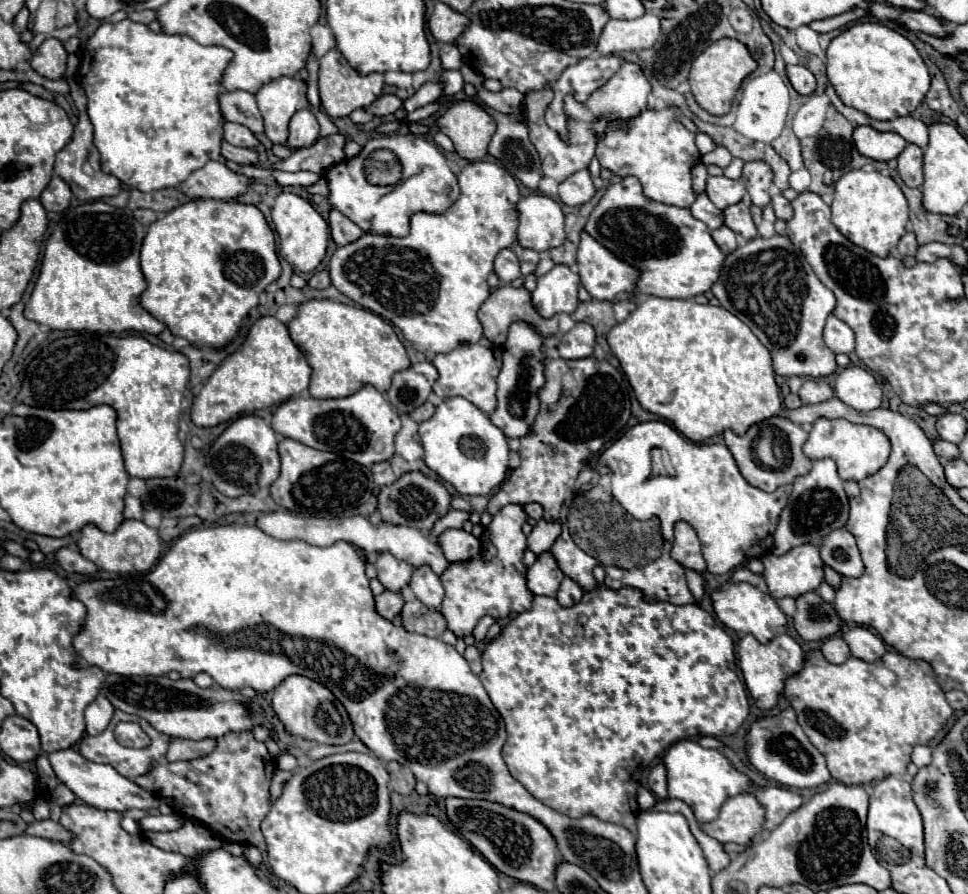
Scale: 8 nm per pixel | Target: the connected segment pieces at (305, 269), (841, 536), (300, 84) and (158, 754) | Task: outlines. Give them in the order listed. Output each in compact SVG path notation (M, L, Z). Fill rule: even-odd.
M279 193L273 205L273 223L279 233L279 253L283 259L291 263L291 267L299 273L311 273L327 253L329 243L329 225L317 213L311 201L295 195L295 193Z
M845 527L829 533L823 539L821 557L823 557L825 565L833 567L835 571L839 571L845 577L859 577L865 571L855 537Z
M279 77L265 83L257 91L257 105L265 119L265 135L271 143L285 145L289 131L289 119L303 107L309 107L305 97L307 83L295 77Z
M115 711L115 715L113 715L109 727L107 727L101 735L97 735L97 737L83 737L83 739L79 741L79 753L81 753L85 759L93 761L93 763L109 763L109 765L113 765L121 775L125 775L127 779L135 779L135 777L139 777L139 775L145 775L155 763L159 763L159 761L165 757L169 743L171 743L171 737L165 735L165 733L159 733L149 721L145 721L145 719L137 717L137 715L129 715L129 713L123 713L123 711ZM119 721L135 721L135 723L139 723L139 725L149 733L149 737L151 737L151 747L147 747L147 749L129 749L129 747L119 745L117 739L115 739L115 733L113 733L113 729L115 729L115 725L117 725Z

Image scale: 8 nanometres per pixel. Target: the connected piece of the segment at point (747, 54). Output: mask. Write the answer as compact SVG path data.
M725 37L715 41L713 45L709 45L691 65L691 73L689 73L689 83L691 83L691 91L697 99L697 103L713 113L713 115L727 115L731 111L731 103L743 83L743 79L747 75L751 75L757 69L757 61L753 57L753 53L749 51L749 47L737 39Z

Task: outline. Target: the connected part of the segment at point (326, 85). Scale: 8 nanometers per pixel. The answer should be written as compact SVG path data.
M331 49L327 51L321 61L319 61L319 97L321 97L321 105L325 109L325 113L329 117L345 117L351 111L359 109L359 107L367 107L369 103L373 103L385 85L383 73L369 73L369 75L359 75L349 63L347 59L341 55L341 51Z

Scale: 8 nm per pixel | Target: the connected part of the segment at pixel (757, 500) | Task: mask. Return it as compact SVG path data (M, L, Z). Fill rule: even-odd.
M647 421L631 427L623 437L619 437L609 449L603 451L599 457L598 474L609 473L611 477L611 491L613 497L637 519L651 519L657 515L660 521L660 529L665 540L673 540L673 526L677 521L687 521L695 527L701 545L703 545L703 557L707 563L707 571L721 575L729 573L731 569L745 565L749 559L763 557L771 551L773 545L773 533L779 523L779 515L785 509L785 503L791 493L791 485L779 487L775 493L765 493L753 485L749 485L743 475L739 473L735 459L727 445L723 443L693 443L679 435L669 423L665 421ZM661 447L667 449L671 455L671 461L677 469L675 477L651 477L651 449Z

